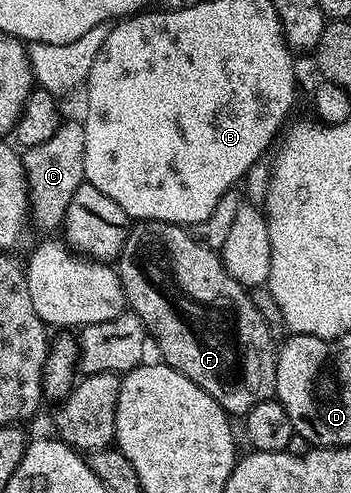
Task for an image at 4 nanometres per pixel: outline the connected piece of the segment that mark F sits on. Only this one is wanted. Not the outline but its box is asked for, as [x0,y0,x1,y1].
[116,219,276,417]

